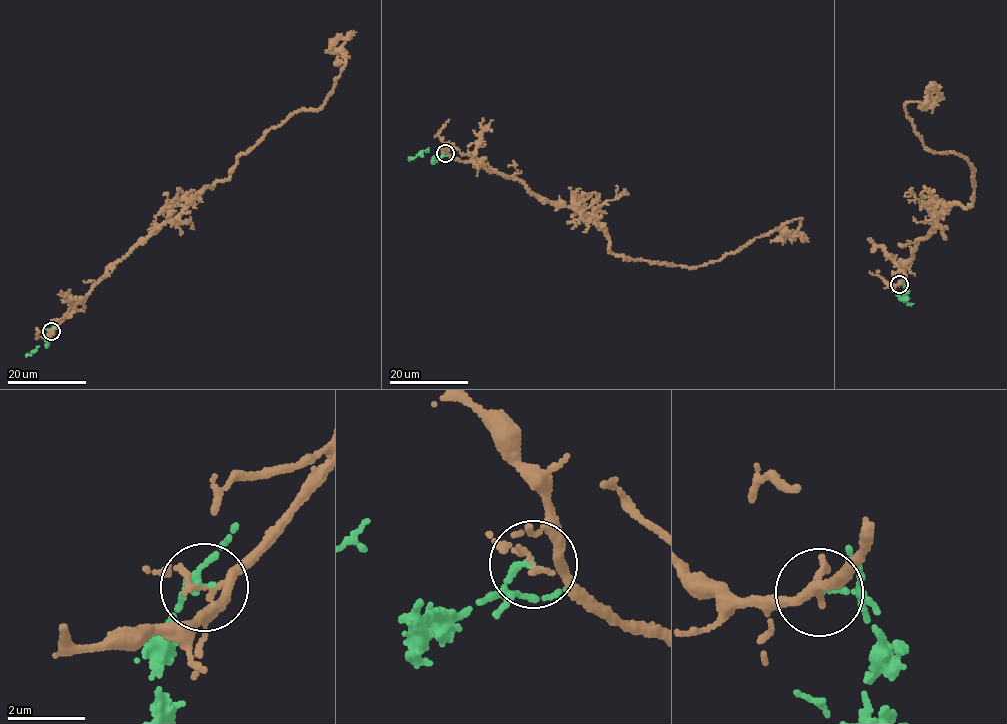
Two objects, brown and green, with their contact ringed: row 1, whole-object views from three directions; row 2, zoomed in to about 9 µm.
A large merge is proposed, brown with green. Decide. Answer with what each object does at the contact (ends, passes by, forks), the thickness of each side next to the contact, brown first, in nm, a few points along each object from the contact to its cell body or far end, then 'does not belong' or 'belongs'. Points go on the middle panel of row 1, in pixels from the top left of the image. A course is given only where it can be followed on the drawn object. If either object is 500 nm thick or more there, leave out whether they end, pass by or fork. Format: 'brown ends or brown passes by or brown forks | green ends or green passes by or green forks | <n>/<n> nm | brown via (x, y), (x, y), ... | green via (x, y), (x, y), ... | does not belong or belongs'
brown forks | green ends | 130/160 nm | brown via (444, 153), (574, 209), (626, 259), (702, 266), (800, 218), (780, 239), (796, 235) | green via (444, 153), (433, 158), (428, 151), (422, 151), (408, 158) | does not belong

